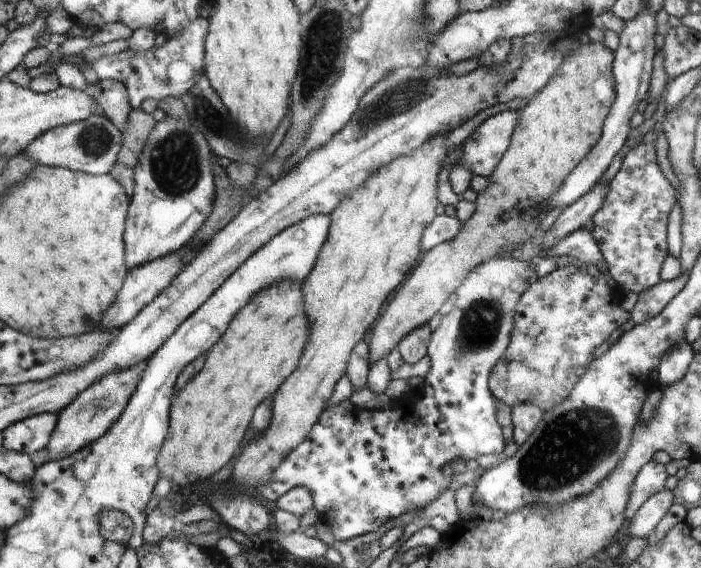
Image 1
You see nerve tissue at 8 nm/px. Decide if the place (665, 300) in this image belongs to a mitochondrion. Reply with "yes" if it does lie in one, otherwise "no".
no

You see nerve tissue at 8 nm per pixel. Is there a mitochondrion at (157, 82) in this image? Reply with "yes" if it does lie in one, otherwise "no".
no

